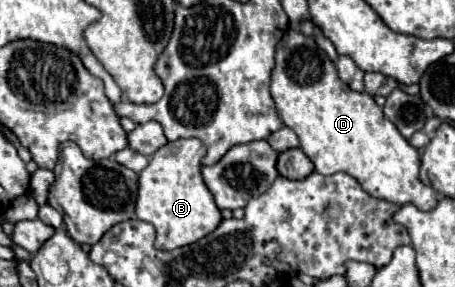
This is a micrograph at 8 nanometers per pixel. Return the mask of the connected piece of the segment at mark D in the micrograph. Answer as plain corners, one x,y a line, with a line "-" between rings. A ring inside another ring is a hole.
288,30
276,46
276,68
272,70
270,94
276,102
276,110
280,120
292,128
300,138
302,152
314,162
316,172
320,174
336,174
346,172
354,176
360,186
372,194
374,198
382,198
394,204
414,204
420,210
436,208
438,194
434,188
420,182
420,152
398,132
398,128
386,120
382,108
374,102
368,92
354,92
348,84
338,80
338,70
334,62
328,58
324,50
320,50
314,38
304,36
298,30

